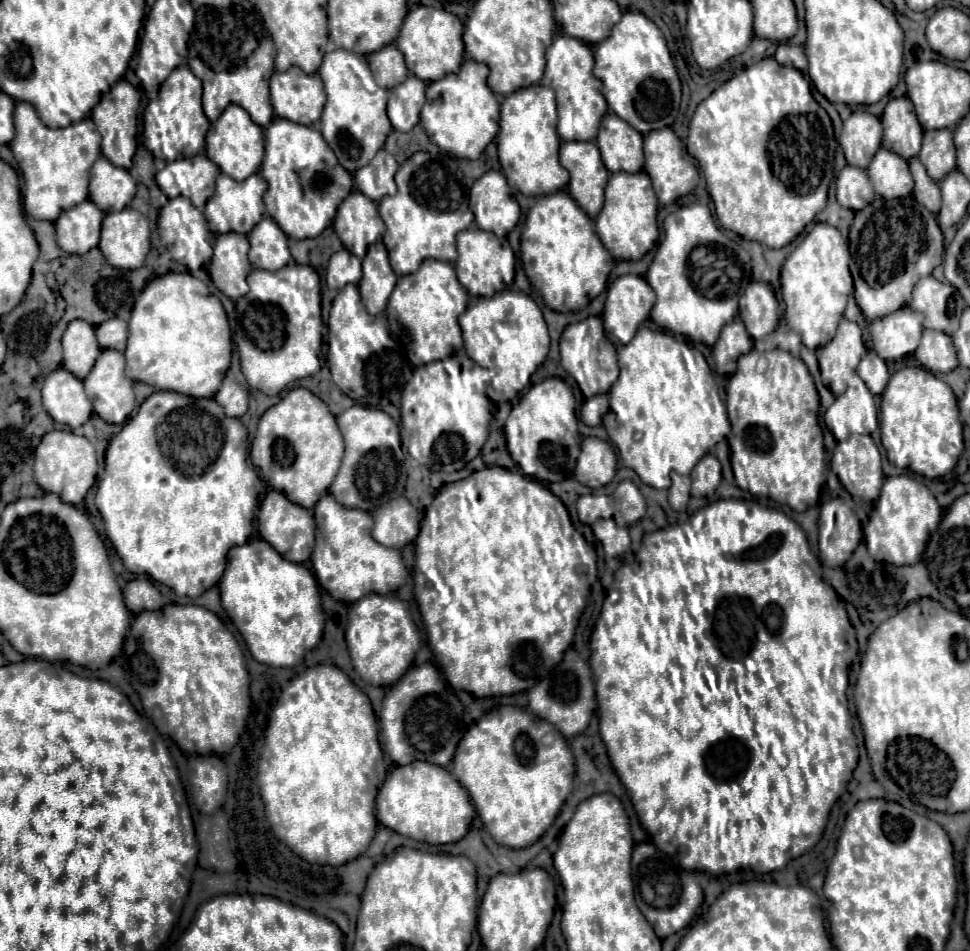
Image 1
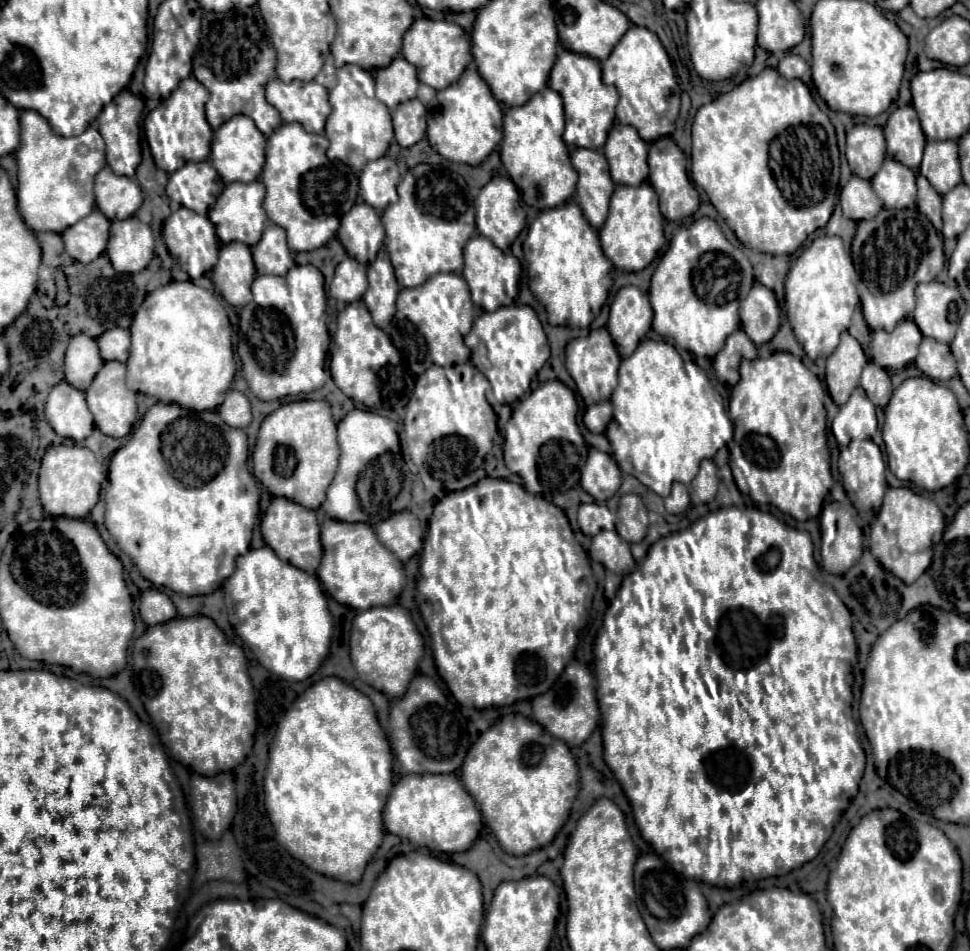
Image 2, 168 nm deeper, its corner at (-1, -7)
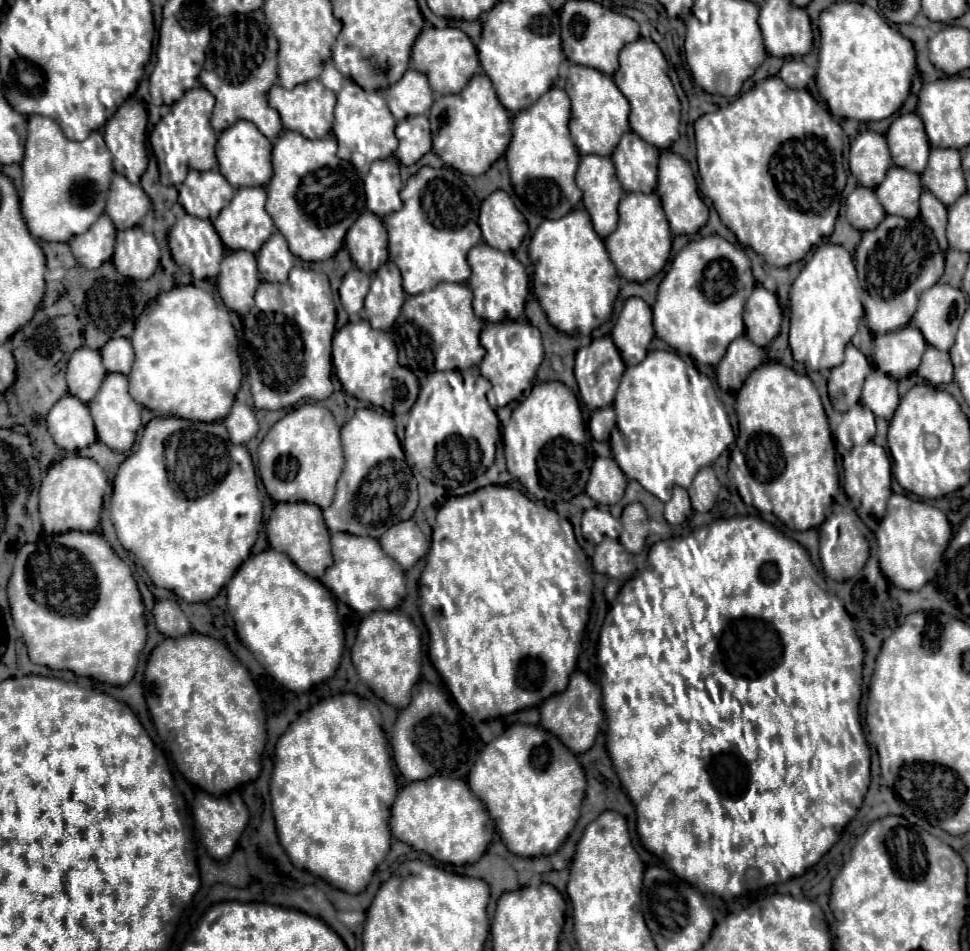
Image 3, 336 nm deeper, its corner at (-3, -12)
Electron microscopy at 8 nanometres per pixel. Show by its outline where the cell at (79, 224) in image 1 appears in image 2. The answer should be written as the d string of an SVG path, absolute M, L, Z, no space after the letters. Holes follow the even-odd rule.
M95 209L73 227L67 227L61 235L67 255L79 263L91 263L93 259L97 259L105 251L109 225L111 221Z

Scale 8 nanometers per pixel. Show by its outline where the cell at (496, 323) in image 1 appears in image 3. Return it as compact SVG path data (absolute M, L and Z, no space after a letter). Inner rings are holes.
M515 320L507 324L485 324L481 332L481 346L485 348L485 358L479 366L481 376L493 384L497 404L505 406L517 400L525 390L531 390L535 372L543 360L541 332L527 320Z

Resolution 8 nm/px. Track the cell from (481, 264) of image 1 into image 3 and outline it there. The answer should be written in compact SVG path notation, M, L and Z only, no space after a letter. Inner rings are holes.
M481 242L475 248L471 248L469 256L471 266L471 278L469 288L473 290L473 310L475 314L485 322L513 322L523 316L525 310L525 298L529 294L529 278L523 268L523 264L513 256L507 256L489 244Z

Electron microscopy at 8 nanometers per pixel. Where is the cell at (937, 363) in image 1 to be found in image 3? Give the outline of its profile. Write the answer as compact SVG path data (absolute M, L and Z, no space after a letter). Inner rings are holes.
M929 346L923 354L917 374L933 386L949 384L953 380L953 364L949 360L949 352L939 352L937 348Z

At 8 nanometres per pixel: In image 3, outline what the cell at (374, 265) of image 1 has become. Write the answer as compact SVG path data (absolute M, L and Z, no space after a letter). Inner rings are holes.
M393 262L383 264L371 282L371 290L365 298L365 316L373 328L389 330L397 320L405 302L405 290L401 286L401 272Z

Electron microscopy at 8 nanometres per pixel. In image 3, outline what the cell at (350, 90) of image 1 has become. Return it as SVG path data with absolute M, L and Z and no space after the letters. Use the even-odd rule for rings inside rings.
M343 80L343 90L337 94L333 134L339 142L337 156L351 162L359 174L365 174L375 160L389 158L397 148L395 118L391 116L385 96L381 92L367 92L353 80Z

